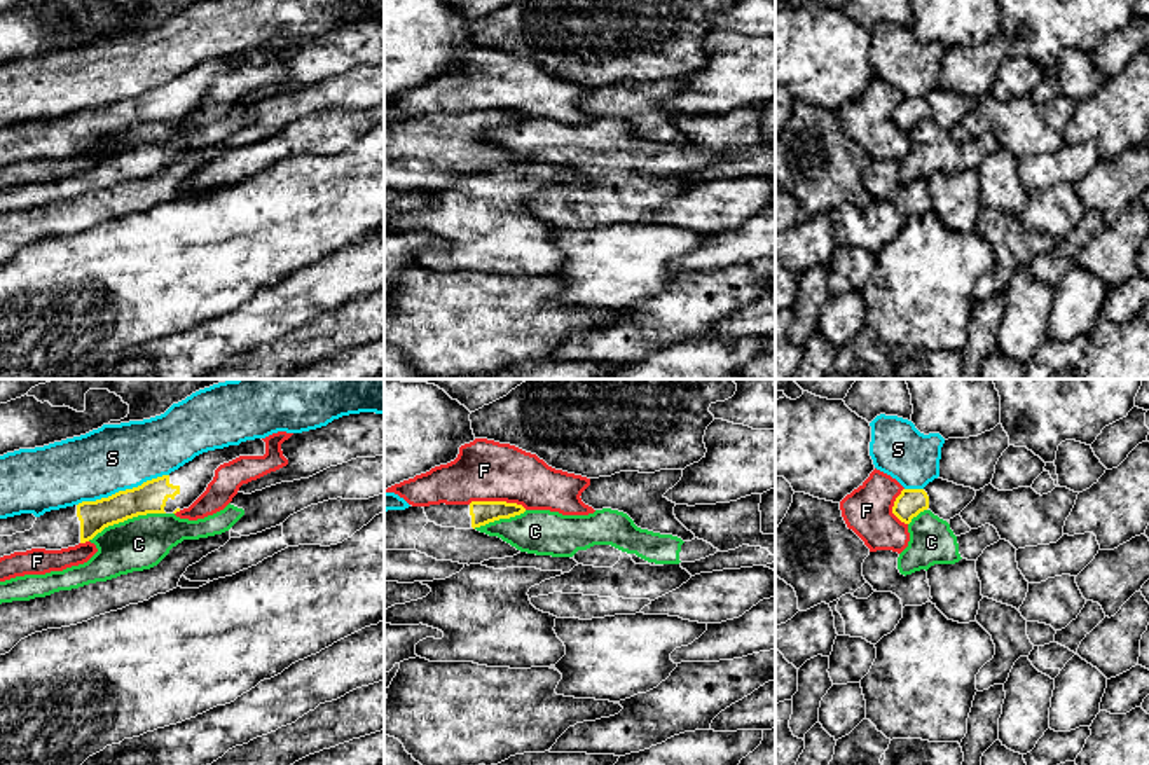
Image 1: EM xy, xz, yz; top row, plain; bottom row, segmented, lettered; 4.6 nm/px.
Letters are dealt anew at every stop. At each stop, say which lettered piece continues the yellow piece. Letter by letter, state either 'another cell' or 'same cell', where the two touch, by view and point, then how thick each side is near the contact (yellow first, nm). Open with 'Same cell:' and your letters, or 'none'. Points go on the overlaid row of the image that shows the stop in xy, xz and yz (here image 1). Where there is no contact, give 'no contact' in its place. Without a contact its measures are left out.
Same cell: none
C: another cell; meets yellow in xy at (126, 519); 150 nm thick on the yellow side, 240 nm on the other
F: another cell; meets yellow in xz at (498, 502); 110 nm thick on the yellow side, 280 nm on the other
S: another cell; meets yellow in xy at (123, 491); 150 nm thick on the yellow side, 300 nm on the other

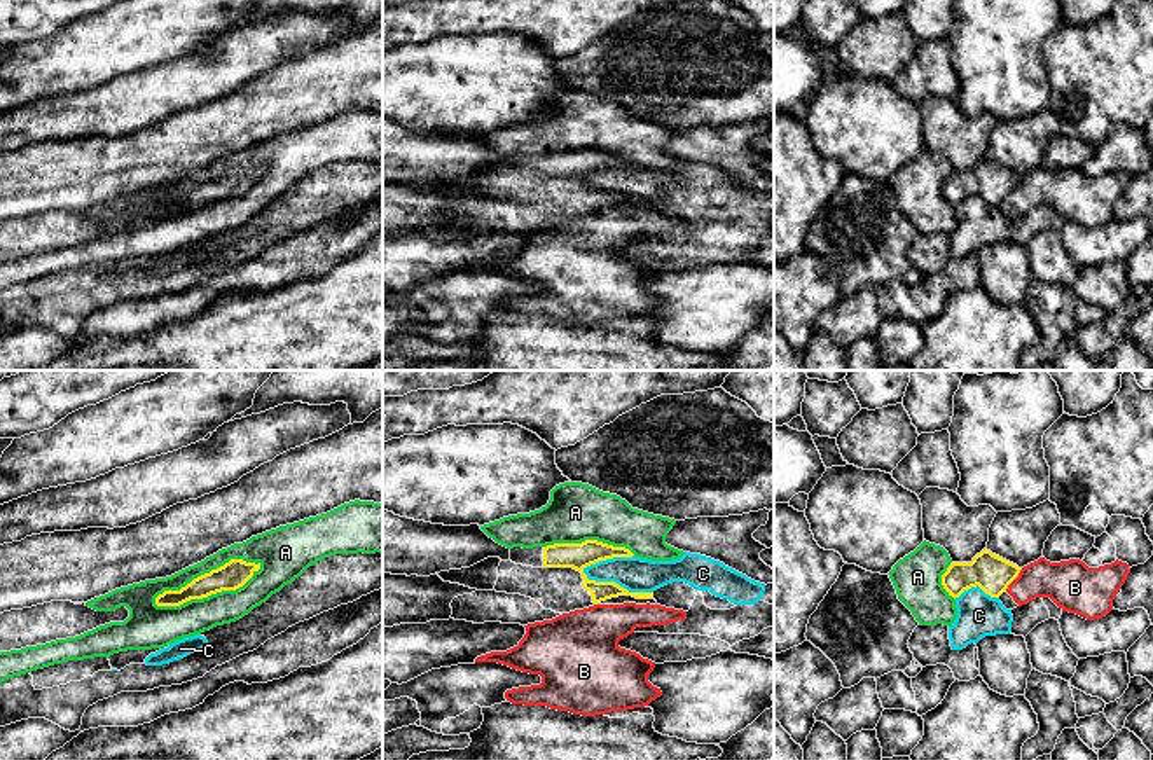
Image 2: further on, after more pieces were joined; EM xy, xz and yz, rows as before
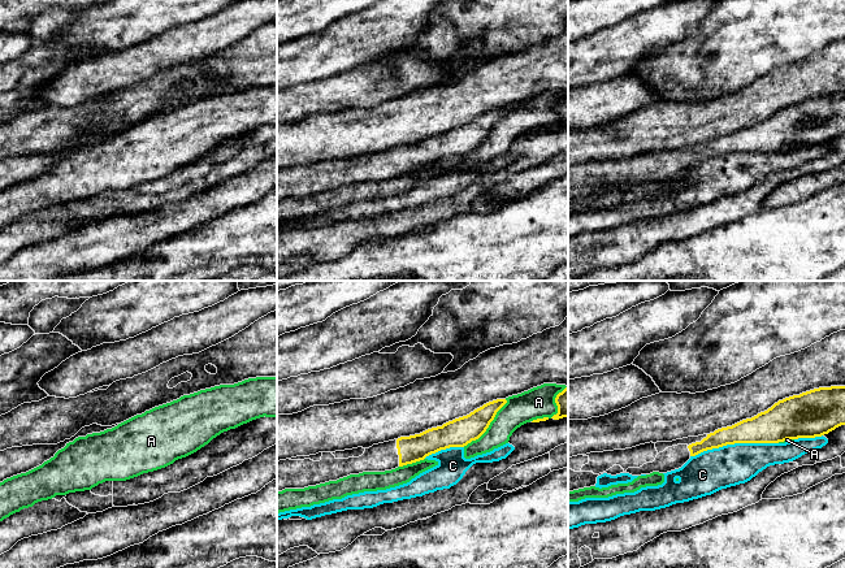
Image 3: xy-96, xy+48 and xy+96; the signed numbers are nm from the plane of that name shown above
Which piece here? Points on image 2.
Same cell: none
A: another cell; meets yellow in xy at (208, 594); 130 nm thick on the yellow side, 180 nm on the other
B: another cell; meets yellow in yz at (1014, 579); 170 nm thick on the yellow side, 220 nm on the other
C: another cell; meets yellow in xz at (614, 582); 120 nm thick on the yellow side, 160 nm on the other

